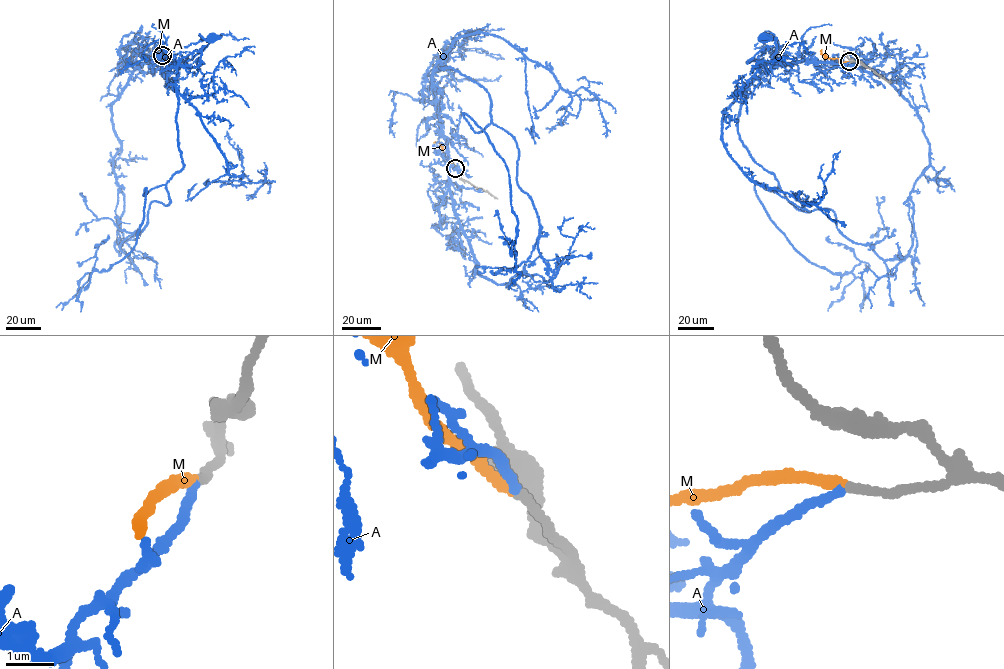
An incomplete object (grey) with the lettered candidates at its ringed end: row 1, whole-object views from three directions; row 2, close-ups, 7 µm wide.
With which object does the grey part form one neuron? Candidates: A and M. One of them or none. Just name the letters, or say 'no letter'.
A

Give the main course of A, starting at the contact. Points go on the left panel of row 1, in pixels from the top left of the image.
A: (162, 55), (157, 61), (169, 61), (177, 68), (199, 53), (210, 40), (199, 35), (206, 39), (212, 38)

